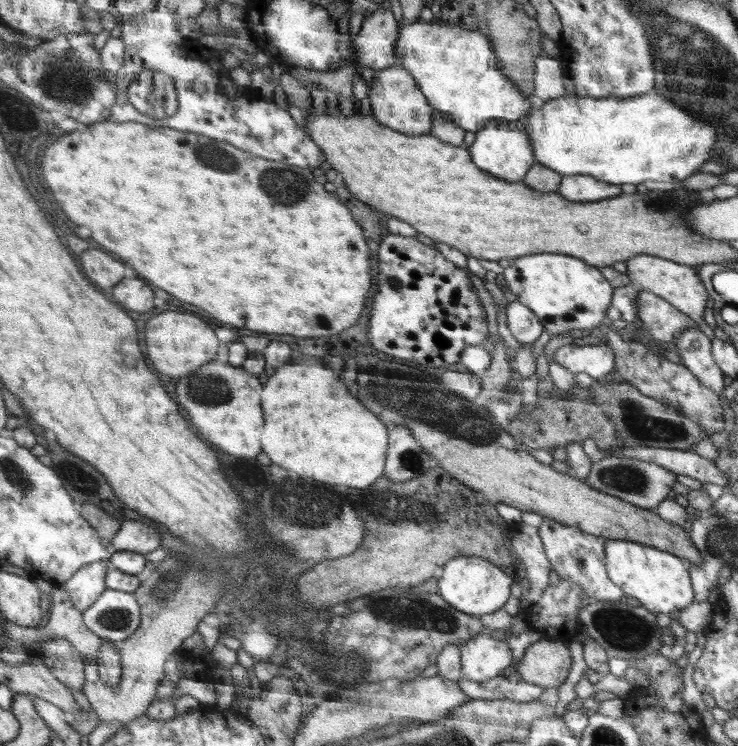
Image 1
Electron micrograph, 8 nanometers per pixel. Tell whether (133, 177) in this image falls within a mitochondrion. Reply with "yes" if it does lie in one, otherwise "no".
no

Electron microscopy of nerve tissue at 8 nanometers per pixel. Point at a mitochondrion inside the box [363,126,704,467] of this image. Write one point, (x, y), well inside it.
(639, 424)

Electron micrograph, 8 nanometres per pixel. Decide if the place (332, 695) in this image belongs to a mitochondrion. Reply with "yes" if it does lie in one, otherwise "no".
no

